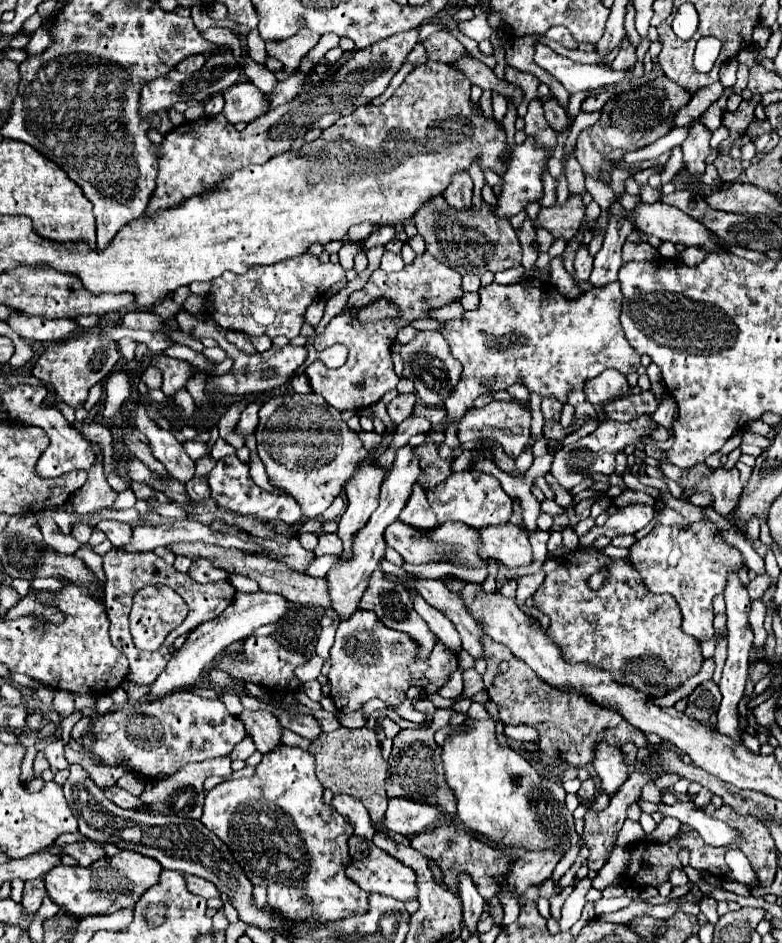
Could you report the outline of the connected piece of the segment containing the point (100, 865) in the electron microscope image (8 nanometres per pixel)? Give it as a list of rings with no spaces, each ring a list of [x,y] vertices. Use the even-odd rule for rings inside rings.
[[[120,851],[114,857],[104,857],[90,867],[68,867],[58,865],[46,873],[46,893],[48,897],[62,909],[66,909],[74,917],[86,915],[108,915],[118,909],[132,909],[140,895],[158,883],[162,867],[158,861],[150,857],[142,857],[142,853]],[[68,883],[68,885],[66,885]],[[68,895],[68,899],[66,899]]]

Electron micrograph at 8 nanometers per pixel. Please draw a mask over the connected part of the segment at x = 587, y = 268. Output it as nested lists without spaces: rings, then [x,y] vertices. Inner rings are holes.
[[[580,245],[576,259],[574,259],[574,279],[576,281],[588,281],[592,273],[592,257],[584,245]]]

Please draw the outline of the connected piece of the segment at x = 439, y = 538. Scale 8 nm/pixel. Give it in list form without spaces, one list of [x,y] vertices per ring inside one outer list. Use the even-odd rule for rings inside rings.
[[[396,521],[386,529],[386,543],[392,549],[396,549],[404,557],[404,561],[414,563],[414,565],[430,563],[430,561],[450,561],[456,567],[472,567],[472,569],[478,569],[484,565],[484,561],[478,555],[478,533],[458,521],[448,521],[428,535],[418,533],[414,527],[402,521]]]

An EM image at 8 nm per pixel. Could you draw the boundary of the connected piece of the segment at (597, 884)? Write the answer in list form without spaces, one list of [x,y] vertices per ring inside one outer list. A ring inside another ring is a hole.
[[[614,847],[608,863],[598,871],[598,875],[592,880],[592,887],[602,891],[616,879],[622,879],[626,875],[626,865],[630,863],[630,853],[626,853],[626,849],[622,847]]]

